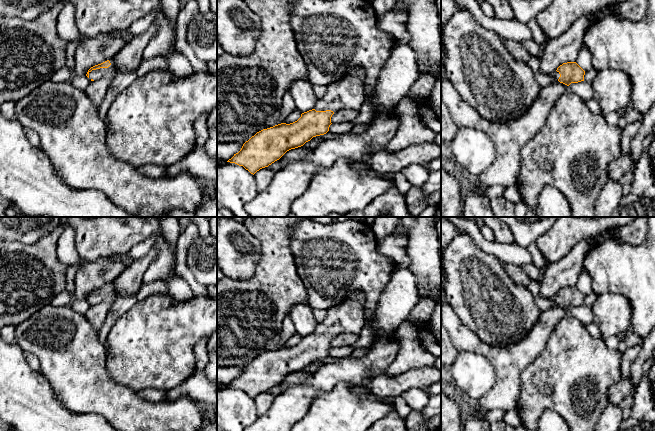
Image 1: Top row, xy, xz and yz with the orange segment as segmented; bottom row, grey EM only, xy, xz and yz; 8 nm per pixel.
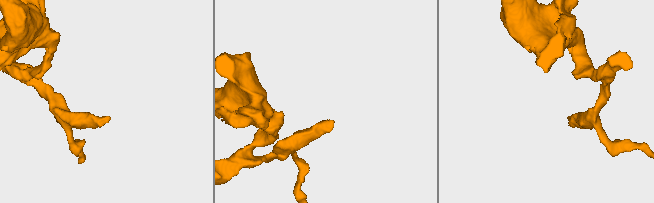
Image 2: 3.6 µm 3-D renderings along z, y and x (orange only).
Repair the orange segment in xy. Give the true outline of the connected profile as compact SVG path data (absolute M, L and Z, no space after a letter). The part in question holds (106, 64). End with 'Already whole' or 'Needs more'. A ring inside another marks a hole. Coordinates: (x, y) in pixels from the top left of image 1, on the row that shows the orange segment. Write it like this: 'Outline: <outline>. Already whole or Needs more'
Outline: M113 59L107 60L101 64L91 67L86 76L91 80L98 80L108 77L111 79L110 85L107 89L103 102L98 107L98 114L100 118L105 122L107 130L108 124L106 121L107 112L114 101L115 97L122 92L125 88L130 86L136 79L136 71L119 71Z. Needs more

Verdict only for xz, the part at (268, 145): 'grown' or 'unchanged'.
grown

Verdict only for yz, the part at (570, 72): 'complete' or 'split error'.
split error

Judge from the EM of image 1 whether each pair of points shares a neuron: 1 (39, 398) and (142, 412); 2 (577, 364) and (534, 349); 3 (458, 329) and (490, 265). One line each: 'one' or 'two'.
1: two
2: two
3: two

